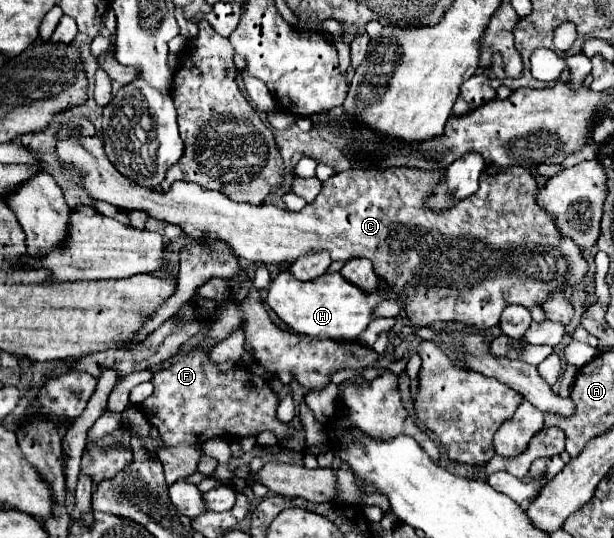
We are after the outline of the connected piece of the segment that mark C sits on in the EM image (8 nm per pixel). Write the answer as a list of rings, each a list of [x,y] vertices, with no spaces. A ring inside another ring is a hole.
[[[92,121],[74,127],[64,125],[56,141],[60,161],[84,173],[82,187],[90,193],[90,197],[106,201],[124,211],[144,209],[154,219],[178,225],[192,239],[224,241],[230,247],[232,255],[240,259],[264,265],[278,265],[282,261],[296,261],[300,255],[308,251],[320,251],[320,249],[328,249],[334,261],[350,261],[356,257],[370,259],[374,265],[374,273],[382,281],[382,287],[388,287],[388,291],[404,303],[402,307],[406,311],[406,317],[418,327],[460,321],[464,325],[472,325],[484,331],[498,325],[500,313],[506,305],[516,303],[528,309],[540,305],[550,295],[552,289],[566,285],[566,271],[568,271],[568,289],[574,289],[586,277],[586,261],[578,245],[572,243],[570,237],[564,237],[554,217],[548,215],[548,211],[536,203],[538,187],[524,167],[502,169],[496,165],[488,165],[482,171],[480,189],[468,199],[458,201],[456,207],[440,215],[424,207],[424,197],[434,189],[438,179],[444,175],[442,169],[430,173],[408,167],[386,171],[352,167],[324,181],[322,191],[314,203],[306,205],[298,213],[290,213],[274,205],[256,207],[248,203],[236,203],[230,201],[220,191],[210,191],[188,181],[176,181],[168,191],[142,187],[126,179],[122,173],[118,173],[118,169],[108,161],[102,137],[96,133]]]

